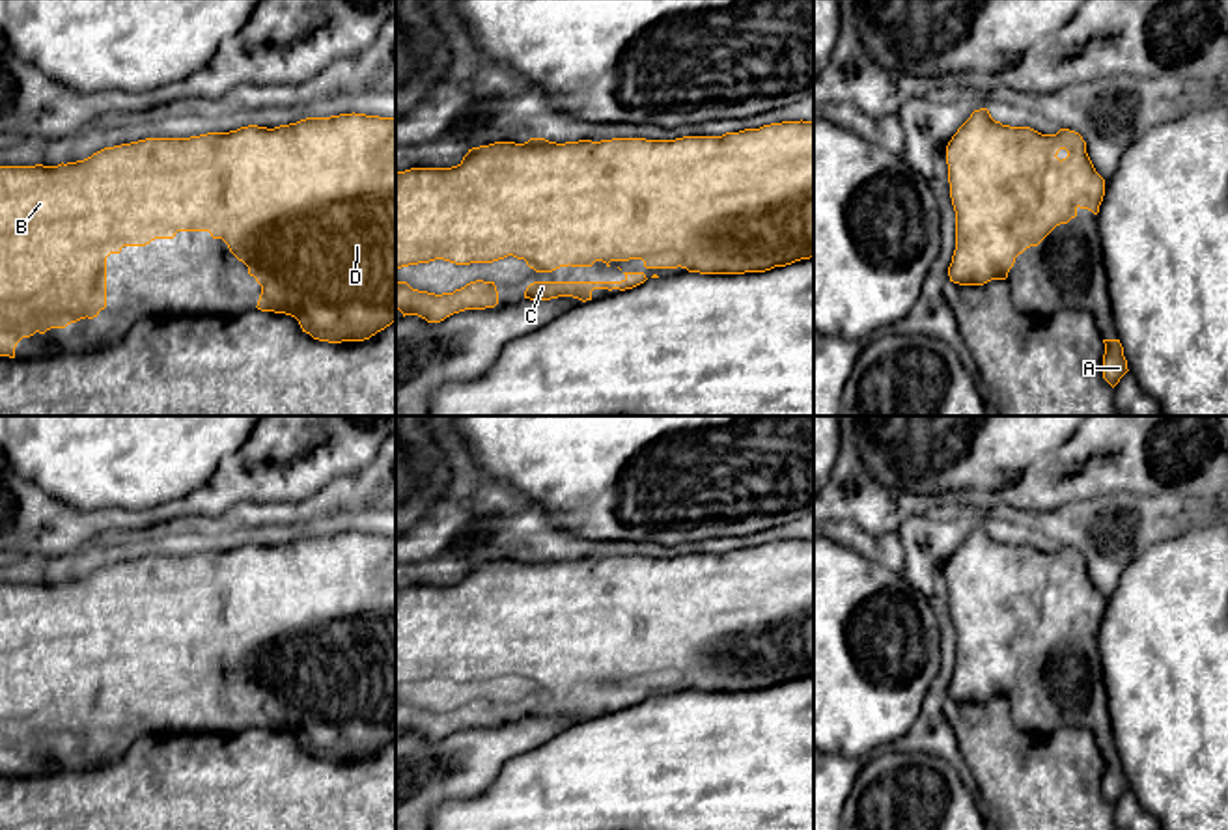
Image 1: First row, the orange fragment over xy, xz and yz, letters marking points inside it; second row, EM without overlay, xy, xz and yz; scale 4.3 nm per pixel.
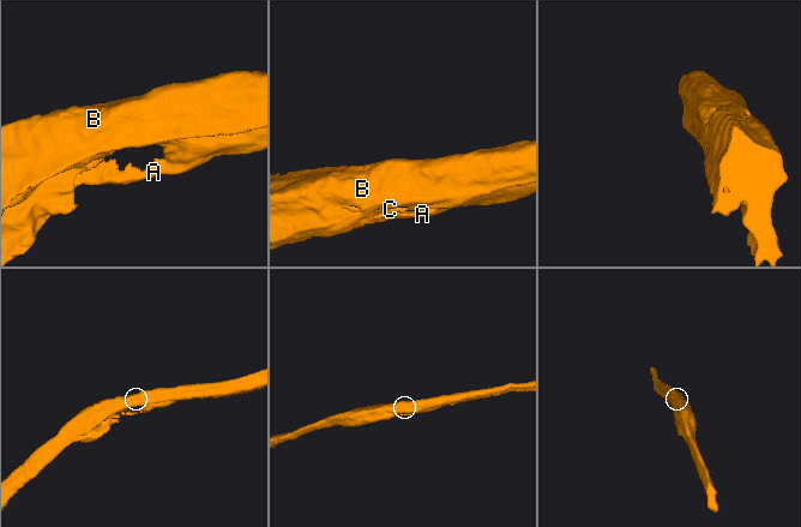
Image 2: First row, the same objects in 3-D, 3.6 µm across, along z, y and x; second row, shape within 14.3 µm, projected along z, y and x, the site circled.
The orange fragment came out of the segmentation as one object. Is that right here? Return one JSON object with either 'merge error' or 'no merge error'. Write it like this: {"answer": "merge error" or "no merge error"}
{"answer": "no merge error"}

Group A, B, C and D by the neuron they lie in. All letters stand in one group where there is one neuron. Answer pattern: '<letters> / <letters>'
A B C D

